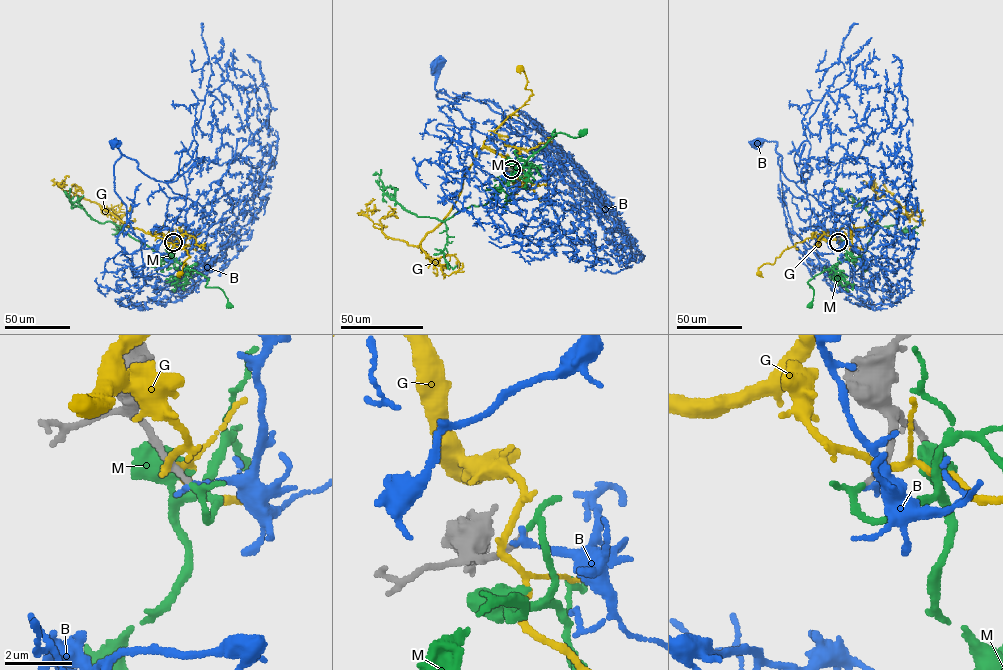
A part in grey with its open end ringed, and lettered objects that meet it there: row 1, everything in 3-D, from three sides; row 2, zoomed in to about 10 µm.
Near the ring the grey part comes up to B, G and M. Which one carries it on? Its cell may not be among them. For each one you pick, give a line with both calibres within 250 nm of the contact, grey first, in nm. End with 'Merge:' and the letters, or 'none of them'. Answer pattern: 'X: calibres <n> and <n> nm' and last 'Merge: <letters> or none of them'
M: calibres 180 and 140 nm
Merge: M

